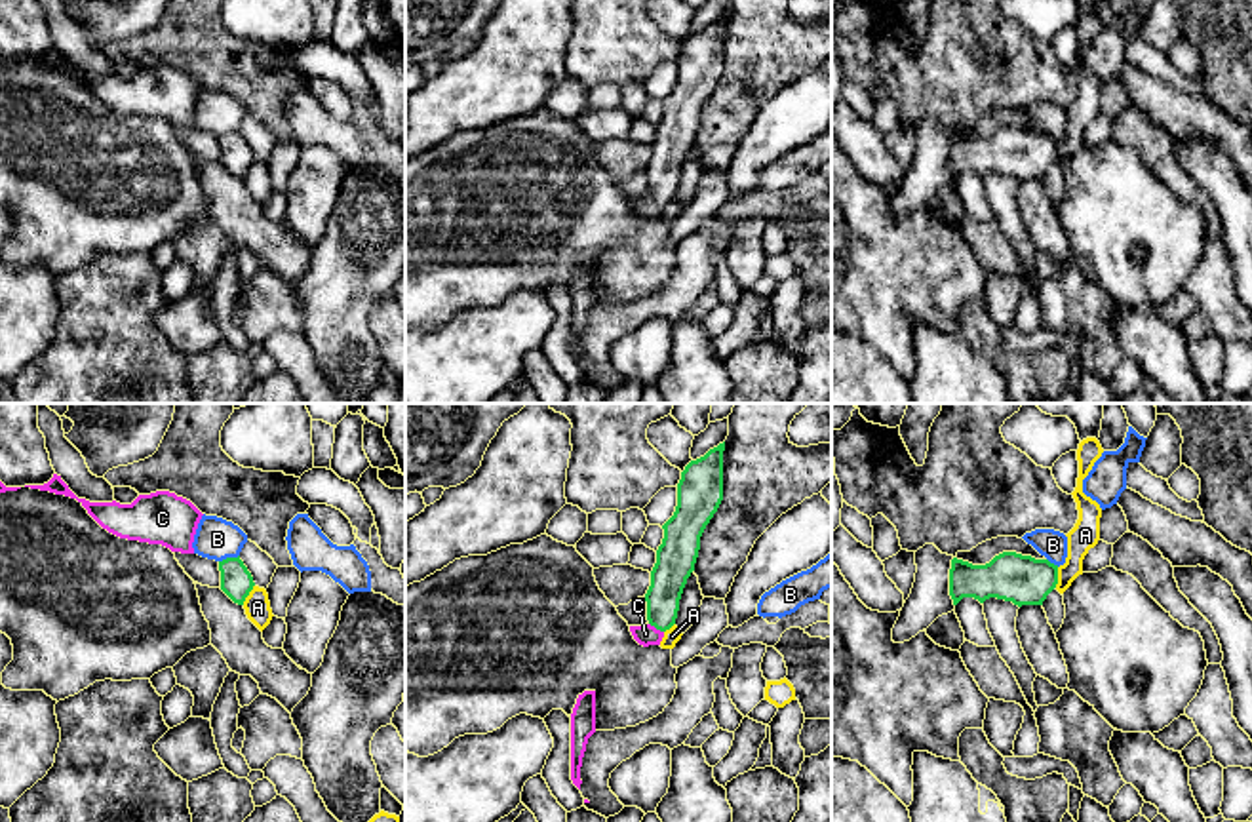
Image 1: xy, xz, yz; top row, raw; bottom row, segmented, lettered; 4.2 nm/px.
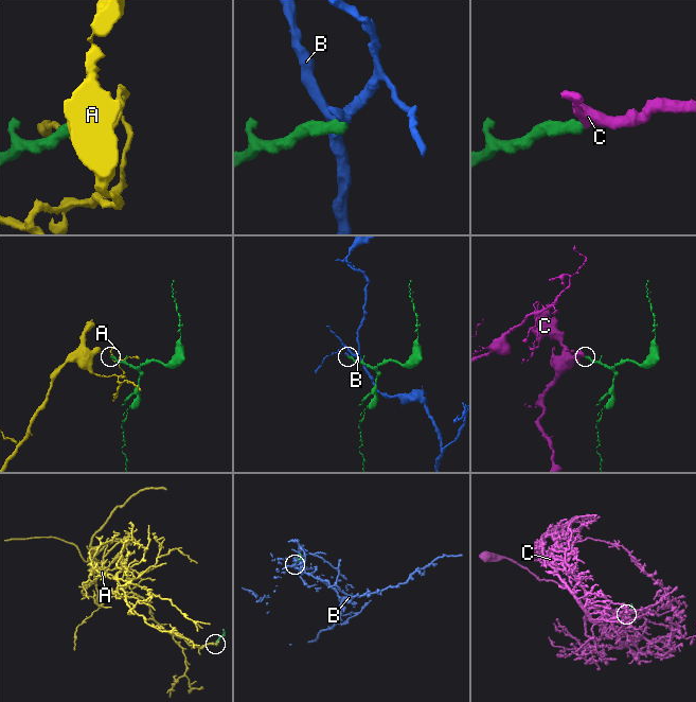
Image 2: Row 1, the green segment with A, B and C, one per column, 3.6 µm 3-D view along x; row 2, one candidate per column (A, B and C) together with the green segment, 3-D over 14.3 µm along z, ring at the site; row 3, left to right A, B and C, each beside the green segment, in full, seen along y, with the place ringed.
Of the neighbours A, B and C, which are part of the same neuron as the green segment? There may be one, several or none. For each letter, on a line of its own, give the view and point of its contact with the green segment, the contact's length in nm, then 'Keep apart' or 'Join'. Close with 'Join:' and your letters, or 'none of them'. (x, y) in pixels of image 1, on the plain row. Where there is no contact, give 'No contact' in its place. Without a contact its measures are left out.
A: Touches green at yz (1056, 151). Shared border 90 nm. Keep apart
B: Touches green at xy (229, 132). Shared border 90 nm. Keep apart
C: Touches green at xz (657, 202). Shared border 80 nm. Join
Join: C

